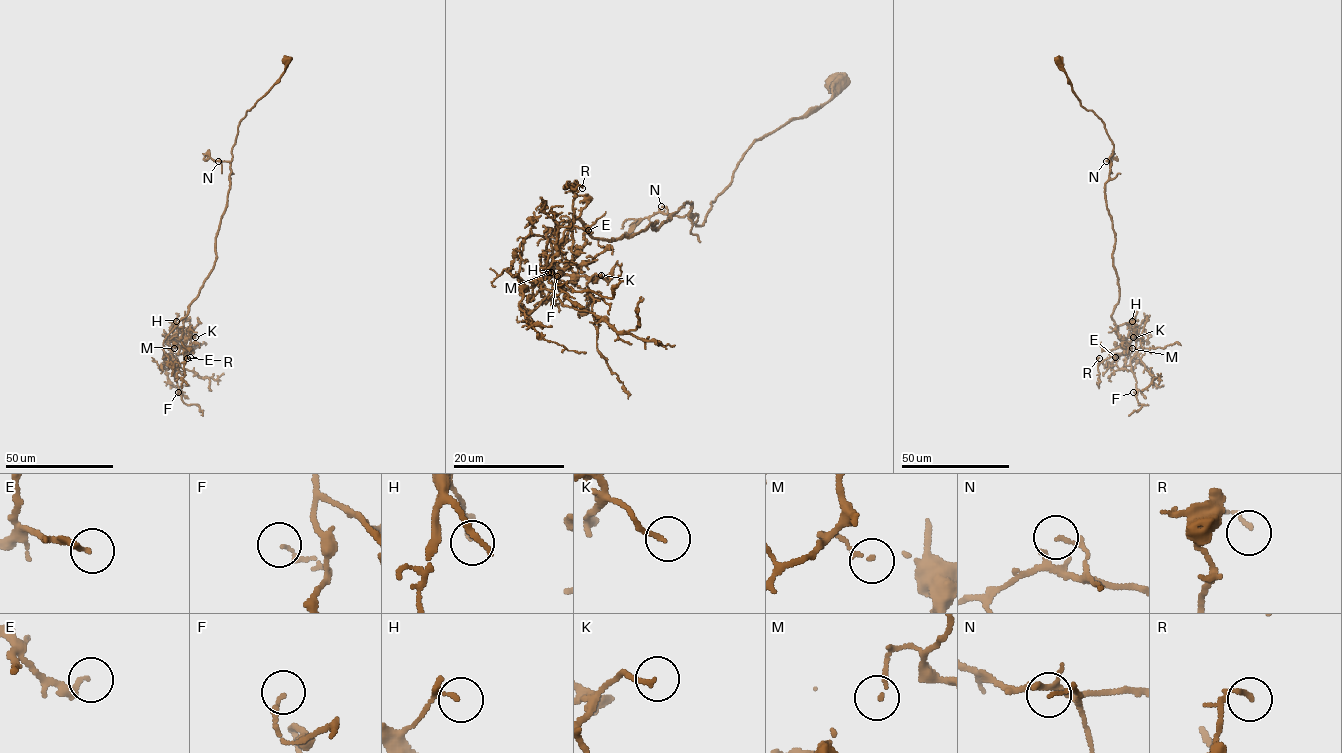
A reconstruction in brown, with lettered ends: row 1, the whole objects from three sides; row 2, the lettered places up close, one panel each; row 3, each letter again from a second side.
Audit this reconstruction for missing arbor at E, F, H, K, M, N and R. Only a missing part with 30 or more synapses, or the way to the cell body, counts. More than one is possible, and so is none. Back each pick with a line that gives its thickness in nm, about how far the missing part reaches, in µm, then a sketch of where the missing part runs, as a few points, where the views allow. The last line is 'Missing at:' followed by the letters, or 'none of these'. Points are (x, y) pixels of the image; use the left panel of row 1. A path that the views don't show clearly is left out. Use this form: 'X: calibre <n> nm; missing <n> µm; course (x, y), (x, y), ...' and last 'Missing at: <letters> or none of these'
K: calibre 140 nm; missing 9 µm
Missing at: K

